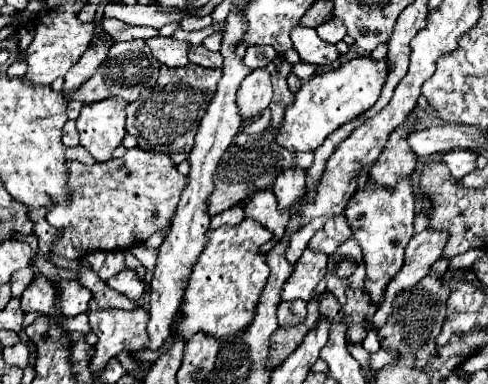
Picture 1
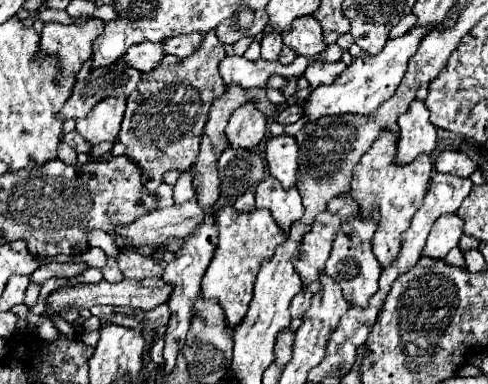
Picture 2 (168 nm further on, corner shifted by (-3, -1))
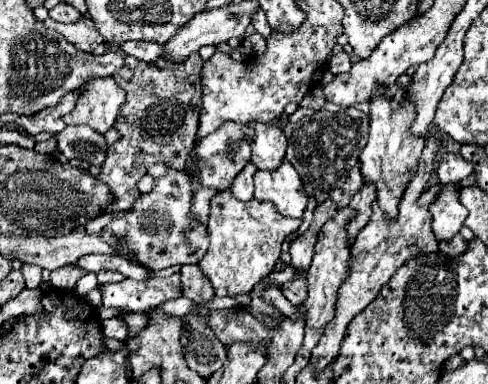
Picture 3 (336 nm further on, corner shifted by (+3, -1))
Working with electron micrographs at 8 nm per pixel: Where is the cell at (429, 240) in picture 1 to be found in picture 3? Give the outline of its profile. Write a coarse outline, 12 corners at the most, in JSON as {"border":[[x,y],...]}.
{"border":[[448,183],[430,207],[438,241],[452,239],[468,209],[458,201],[460,185]]}

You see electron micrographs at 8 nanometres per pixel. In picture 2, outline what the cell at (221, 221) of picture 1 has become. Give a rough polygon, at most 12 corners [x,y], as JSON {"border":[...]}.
{"border":[[242,193],[234,203],[240,213],[254,211],[254,193]]}

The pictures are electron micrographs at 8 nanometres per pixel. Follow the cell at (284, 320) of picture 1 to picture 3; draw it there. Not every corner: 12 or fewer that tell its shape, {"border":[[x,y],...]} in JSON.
{"border":[[306,271],[282,283],[282,293],[292,305],[306,295]]}

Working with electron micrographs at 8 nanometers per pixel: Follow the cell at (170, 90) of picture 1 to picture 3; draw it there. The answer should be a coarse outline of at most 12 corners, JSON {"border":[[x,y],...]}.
{"border":[[198,53],[124,59],[120,139],[97,176],[128,211],[148,165],[184,169],[202,103]]}

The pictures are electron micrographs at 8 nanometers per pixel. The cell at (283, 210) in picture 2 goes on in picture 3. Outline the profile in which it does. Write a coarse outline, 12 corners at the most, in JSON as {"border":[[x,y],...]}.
{"border":[[288,159],[254,175],[256,199],[302,217],[304,183]]}

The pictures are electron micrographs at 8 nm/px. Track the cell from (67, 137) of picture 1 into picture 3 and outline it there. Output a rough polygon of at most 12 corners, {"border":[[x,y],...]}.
{"border":[[88,125],[56,135],[70,161],[104,165],[108,143]]}

